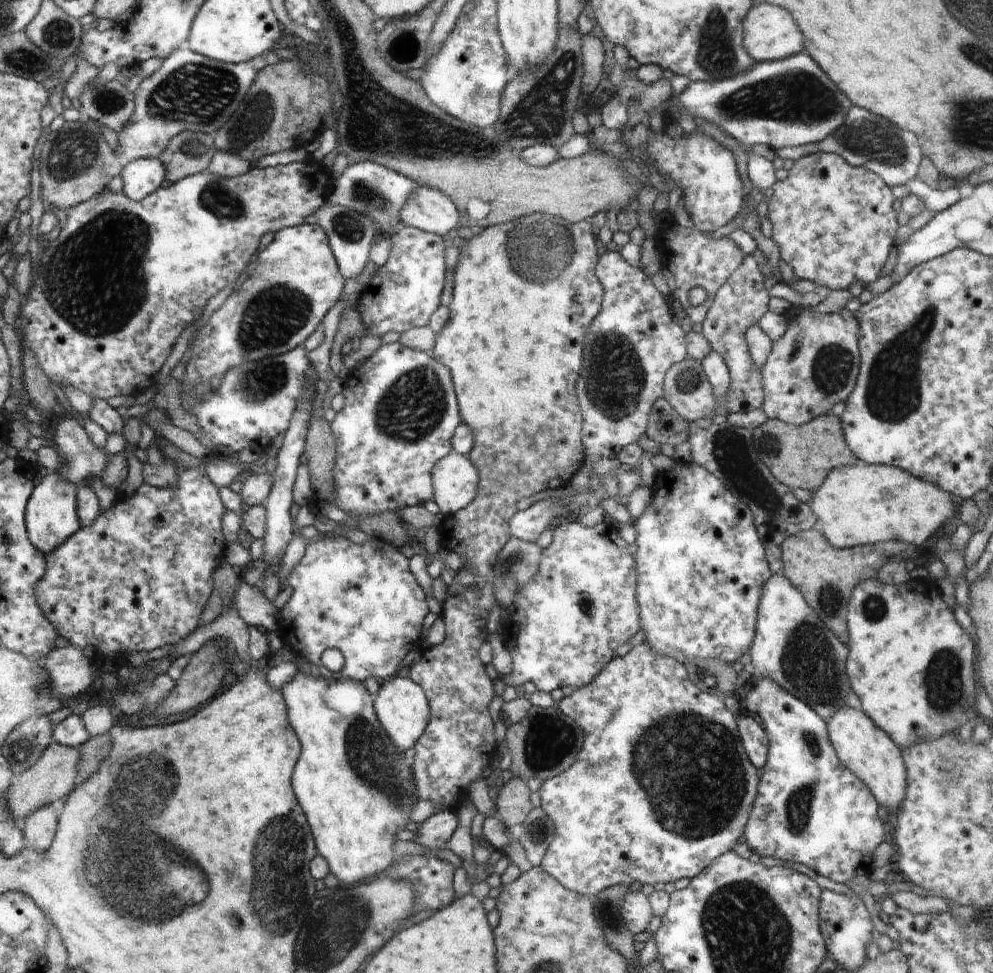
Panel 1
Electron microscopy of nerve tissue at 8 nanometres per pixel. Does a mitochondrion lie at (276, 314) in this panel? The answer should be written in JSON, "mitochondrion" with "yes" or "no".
{"mitochondrion":"yes"}

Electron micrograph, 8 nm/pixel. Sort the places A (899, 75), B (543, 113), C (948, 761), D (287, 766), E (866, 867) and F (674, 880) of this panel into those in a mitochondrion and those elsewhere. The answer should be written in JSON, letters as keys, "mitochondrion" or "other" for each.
{"A":"other","B":"mitochondrion","C":"mitochondrion","D":"other","E":"other","F":"other"}

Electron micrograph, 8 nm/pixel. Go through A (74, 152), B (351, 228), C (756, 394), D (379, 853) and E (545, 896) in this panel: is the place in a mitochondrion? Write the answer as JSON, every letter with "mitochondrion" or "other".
{"A":"mitochondrion","B":"mitochondrion","C":"other","D":"other","E":"other"}

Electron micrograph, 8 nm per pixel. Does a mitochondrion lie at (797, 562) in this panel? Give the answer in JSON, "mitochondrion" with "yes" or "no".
{"mitochondrion":"no"}

